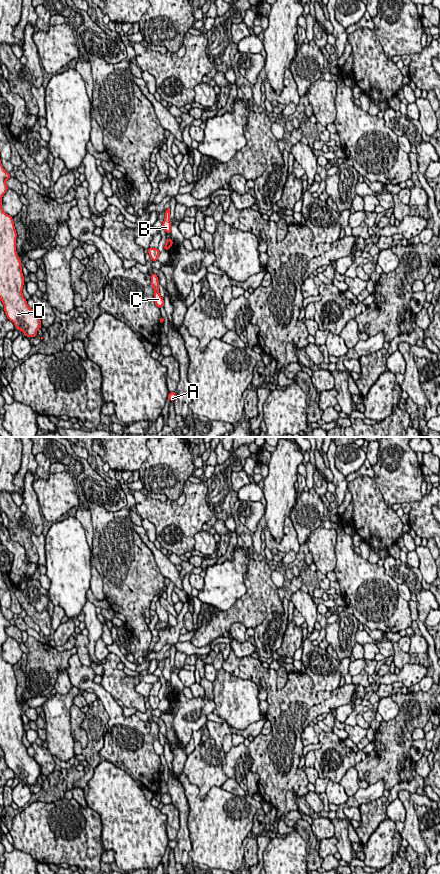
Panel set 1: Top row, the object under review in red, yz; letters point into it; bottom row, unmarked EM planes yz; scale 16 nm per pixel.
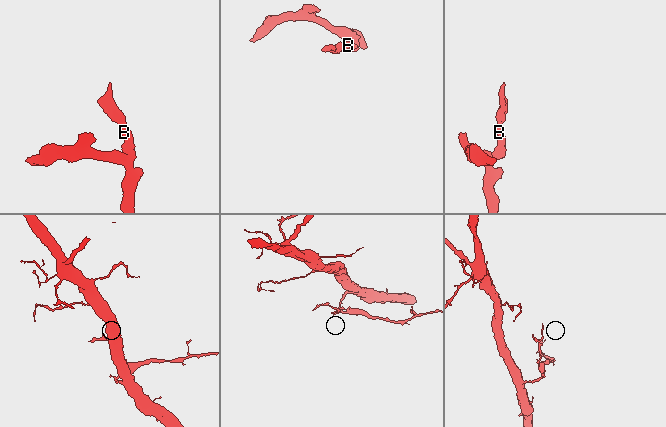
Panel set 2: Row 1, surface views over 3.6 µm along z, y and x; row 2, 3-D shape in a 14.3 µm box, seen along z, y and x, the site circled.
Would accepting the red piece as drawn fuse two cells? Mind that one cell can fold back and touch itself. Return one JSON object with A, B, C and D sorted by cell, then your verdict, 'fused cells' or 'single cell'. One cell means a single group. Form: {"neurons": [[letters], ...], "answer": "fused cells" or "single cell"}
{"neurons": [["A", "B", "C", "D"]], "answer": "single cell"}

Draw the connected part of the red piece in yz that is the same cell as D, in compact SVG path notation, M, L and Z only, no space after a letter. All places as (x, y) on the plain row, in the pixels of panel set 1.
M0 608L0 748L7 766L27 785L36 785L42 775L41 767L31 757L22 742L24 724L16 699L17 681L13 666L2 658L2 645L8 638L6 628L11 624Z

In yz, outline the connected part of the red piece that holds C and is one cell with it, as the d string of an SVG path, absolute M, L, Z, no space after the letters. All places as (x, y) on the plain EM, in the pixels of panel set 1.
M151 722L151 733L154 737L154 750L158 756L164 754L164 747L160 744L159 741L159 729L156 722Z

